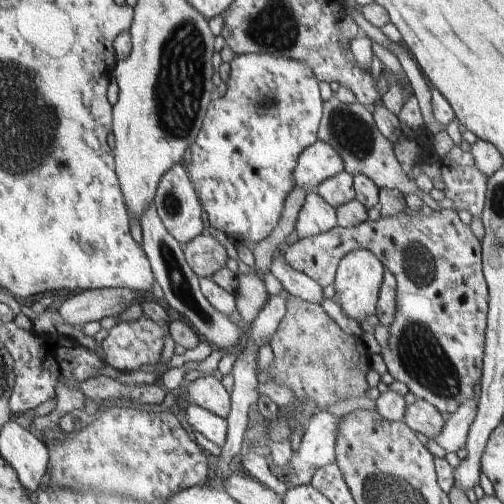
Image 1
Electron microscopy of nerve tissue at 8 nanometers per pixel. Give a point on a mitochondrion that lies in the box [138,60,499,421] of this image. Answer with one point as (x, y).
(421, 355)

